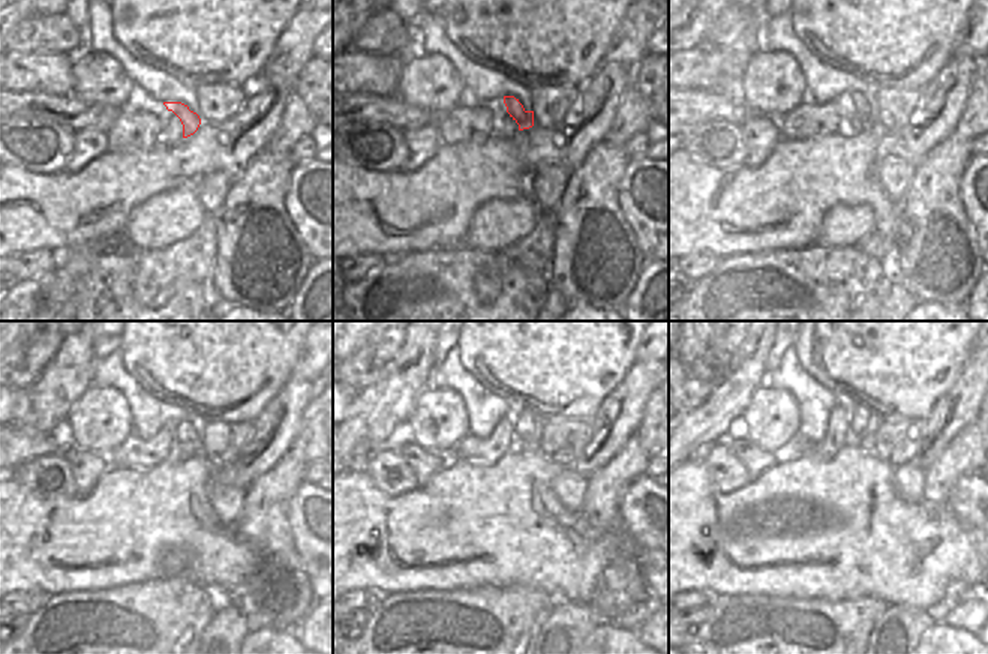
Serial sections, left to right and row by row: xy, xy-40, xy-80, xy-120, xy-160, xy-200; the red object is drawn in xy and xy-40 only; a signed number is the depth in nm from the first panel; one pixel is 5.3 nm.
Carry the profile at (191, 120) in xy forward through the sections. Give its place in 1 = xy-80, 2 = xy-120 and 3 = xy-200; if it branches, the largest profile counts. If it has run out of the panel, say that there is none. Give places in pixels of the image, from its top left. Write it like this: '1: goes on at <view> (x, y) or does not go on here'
1: goes on at xy-80 (855, 105)
2: goes on at xy-120 (185, 434)
3: goes on at xy-200 (858, 414)

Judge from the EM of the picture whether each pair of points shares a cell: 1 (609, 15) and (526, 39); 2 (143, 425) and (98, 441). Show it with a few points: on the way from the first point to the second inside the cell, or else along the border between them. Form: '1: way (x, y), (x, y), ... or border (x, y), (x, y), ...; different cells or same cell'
1: way (588, 15), (550, 15), (547, 18); same cell
2: border (122, 395), (128, 404), (134, 429); different cells

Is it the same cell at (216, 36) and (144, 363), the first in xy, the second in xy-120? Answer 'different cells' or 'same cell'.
same cell

